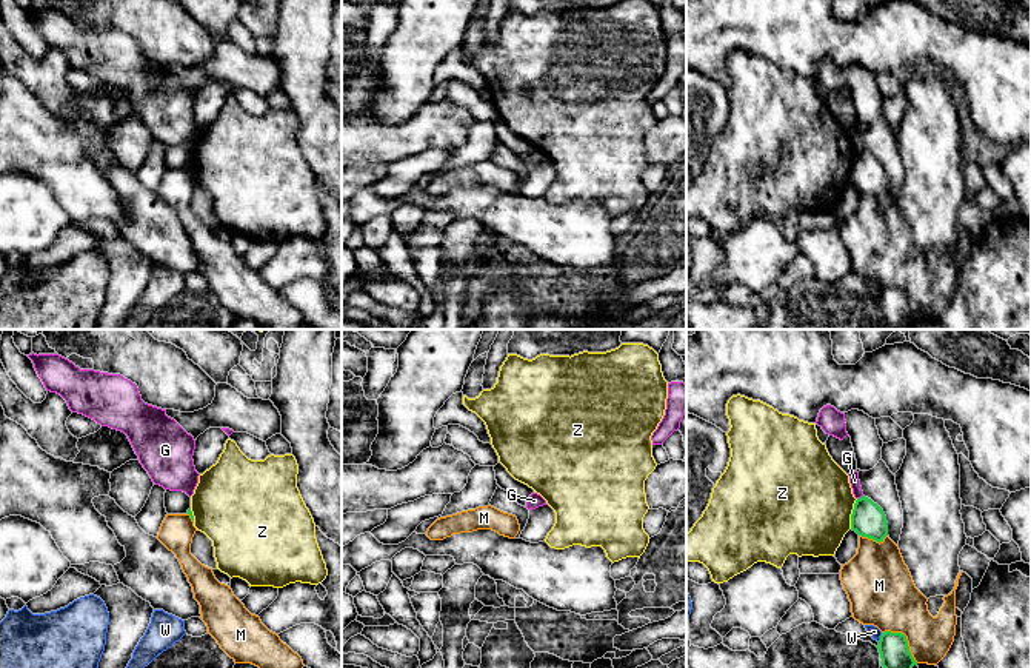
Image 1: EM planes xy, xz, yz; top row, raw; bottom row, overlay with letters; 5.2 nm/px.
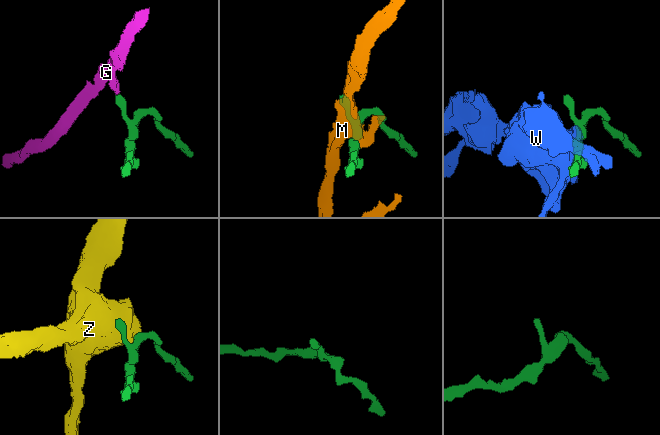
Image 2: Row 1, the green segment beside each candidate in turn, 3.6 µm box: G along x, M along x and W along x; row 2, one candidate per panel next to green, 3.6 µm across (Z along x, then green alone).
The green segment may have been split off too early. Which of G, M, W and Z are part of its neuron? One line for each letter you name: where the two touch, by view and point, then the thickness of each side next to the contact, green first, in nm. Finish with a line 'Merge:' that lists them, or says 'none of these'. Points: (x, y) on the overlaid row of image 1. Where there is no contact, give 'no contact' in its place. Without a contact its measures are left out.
Merge: none of these

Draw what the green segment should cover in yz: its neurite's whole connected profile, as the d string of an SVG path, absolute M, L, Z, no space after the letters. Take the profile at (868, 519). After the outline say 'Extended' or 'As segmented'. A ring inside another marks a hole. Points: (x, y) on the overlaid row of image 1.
M862 496L854 503L851 529L880 543L888 536L886 516L877 503Z. As segmented

